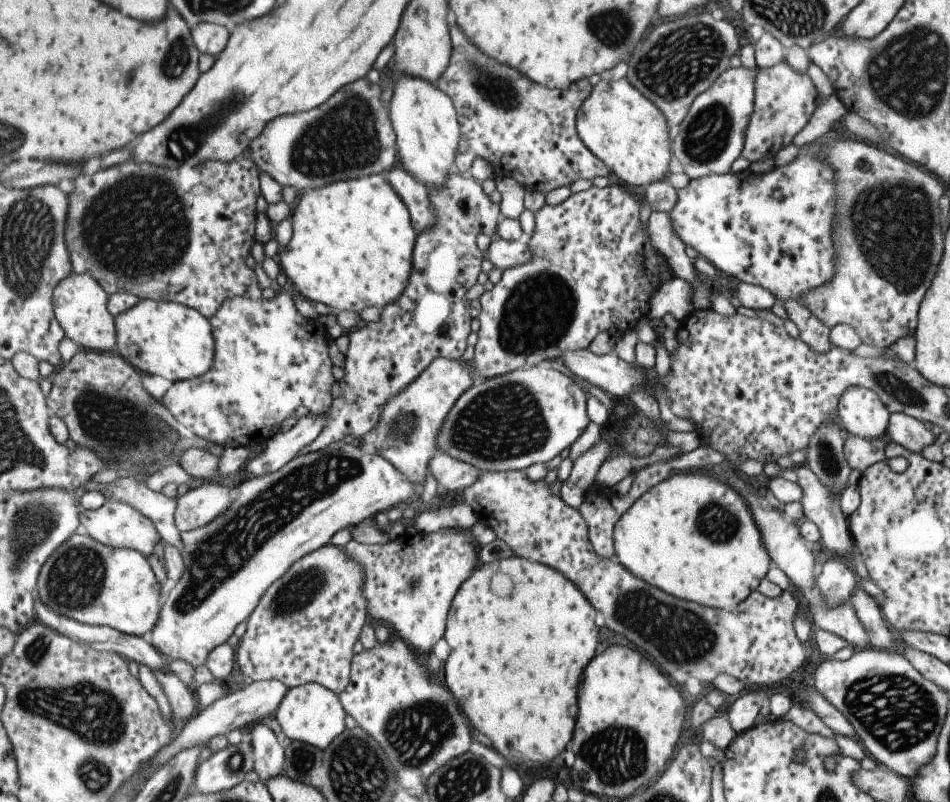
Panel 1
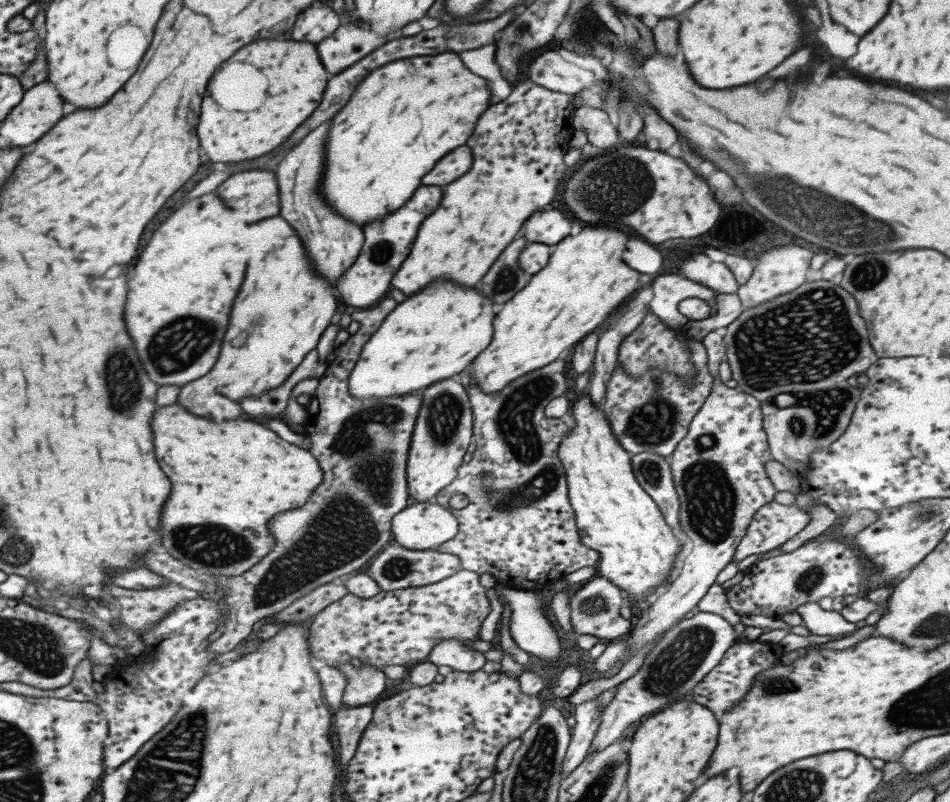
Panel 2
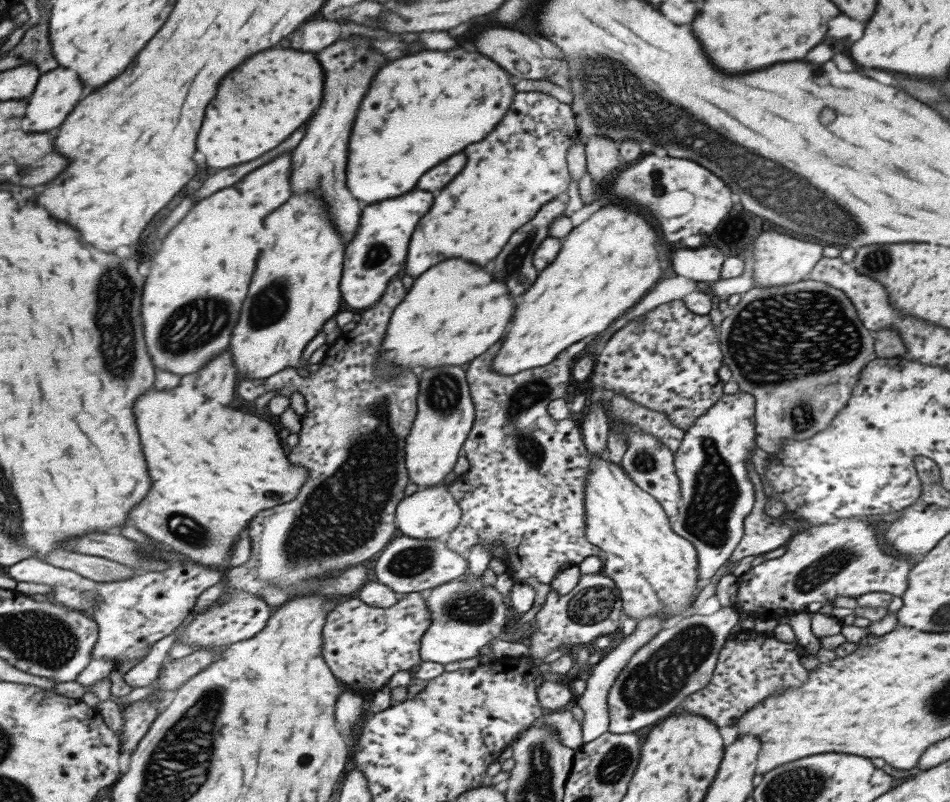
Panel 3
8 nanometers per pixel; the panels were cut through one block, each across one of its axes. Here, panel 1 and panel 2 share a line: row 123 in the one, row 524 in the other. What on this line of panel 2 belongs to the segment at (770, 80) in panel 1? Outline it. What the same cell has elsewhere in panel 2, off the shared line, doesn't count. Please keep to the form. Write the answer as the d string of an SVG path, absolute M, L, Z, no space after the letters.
M798 493L794 495L794 500L789 505L782 505L775 501L763 504L751 518L751 522L747 525L745 534L742 536L739 545L735 548L735 552L731 561L740 561L745 556L760 554L781 547L783 542L789 540L793 535L797 534L807 522L809 522L809 506L813 505L813 499L807 493Z

